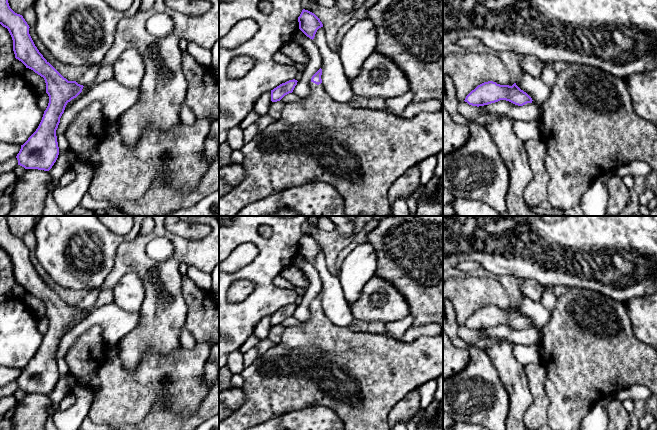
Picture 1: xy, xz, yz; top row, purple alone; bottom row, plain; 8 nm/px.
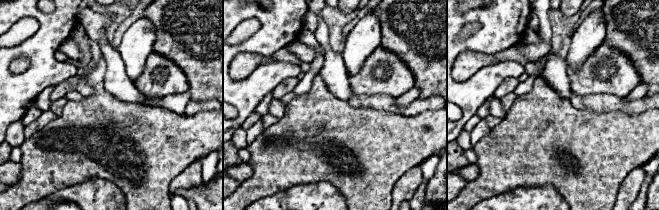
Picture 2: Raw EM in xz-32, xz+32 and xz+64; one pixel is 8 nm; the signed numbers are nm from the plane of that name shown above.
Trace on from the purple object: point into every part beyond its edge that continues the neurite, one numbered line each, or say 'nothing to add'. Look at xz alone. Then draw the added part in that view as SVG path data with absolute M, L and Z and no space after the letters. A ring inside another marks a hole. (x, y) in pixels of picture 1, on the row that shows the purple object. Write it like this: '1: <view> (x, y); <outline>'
1: xz (360, 152); M310 81L309 89L310 93L307 97L286 103L278 120L275 120L271 125L260 131L250 142L242 146L241 151L244 154L242 166L245 170L245 177L239 184L234 185L227 194L219 198L219 216L236 216L248 204L272 196L284 189L313 182L325 182L338 191L344 202L345 216L391 216L389 188L392 183L407 170L419 165L424 159L437 155L443 149L442 111L422 112L412 118L404 118L389 111L354 108L347 103L336 102L325 92L322 84L317 85Z

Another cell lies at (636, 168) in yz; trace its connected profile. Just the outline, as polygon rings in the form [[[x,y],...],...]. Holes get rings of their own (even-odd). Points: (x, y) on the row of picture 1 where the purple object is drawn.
[[[635,160],[629,164],[620,166],[616,170],[616,175],[623,177],[624,175],[631,174],[633,176],[644,176],[646,177],[652,172],[650,165],[644,161]]]

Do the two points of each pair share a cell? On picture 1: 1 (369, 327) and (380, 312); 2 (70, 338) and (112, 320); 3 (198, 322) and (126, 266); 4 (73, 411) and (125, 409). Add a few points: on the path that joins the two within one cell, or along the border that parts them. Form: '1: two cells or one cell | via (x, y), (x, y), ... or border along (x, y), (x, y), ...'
1: two cells | border along (357, 319), (385, 323)
2: one cell | via (80, 328), (90, 320), (102, 320)
3: two cells | border along (181, 290), (186, 305), (185, 326)
4: two cells | border along (93, 391), (93, 401), (87, 415)

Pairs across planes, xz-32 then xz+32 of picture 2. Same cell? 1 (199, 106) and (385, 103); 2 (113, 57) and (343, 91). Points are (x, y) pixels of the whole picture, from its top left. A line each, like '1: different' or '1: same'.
1: same
2: same

